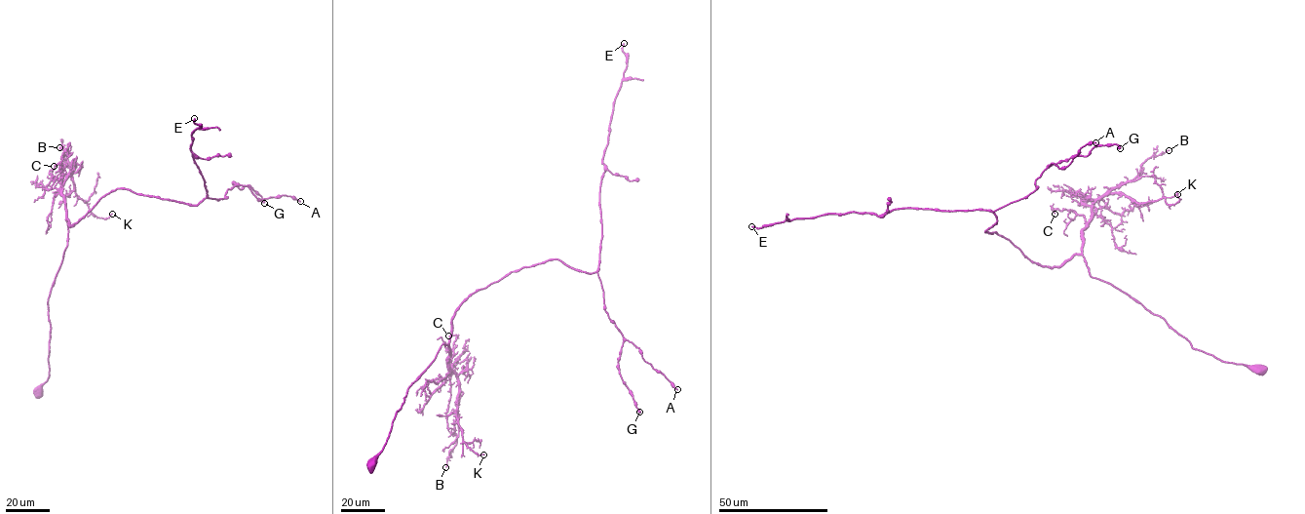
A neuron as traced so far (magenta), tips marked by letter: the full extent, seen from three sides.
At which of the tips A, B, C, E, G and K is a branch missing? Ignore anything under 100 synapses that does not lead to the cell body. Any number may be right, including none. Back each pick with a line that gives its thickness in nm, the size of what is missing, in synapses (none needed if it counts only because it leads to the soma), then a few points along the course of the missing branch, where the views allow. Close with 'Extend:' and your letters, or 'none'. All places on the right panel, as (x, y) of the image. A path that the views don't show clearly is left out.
E: calibre 280 nm; 130 synapses
Extend: E

